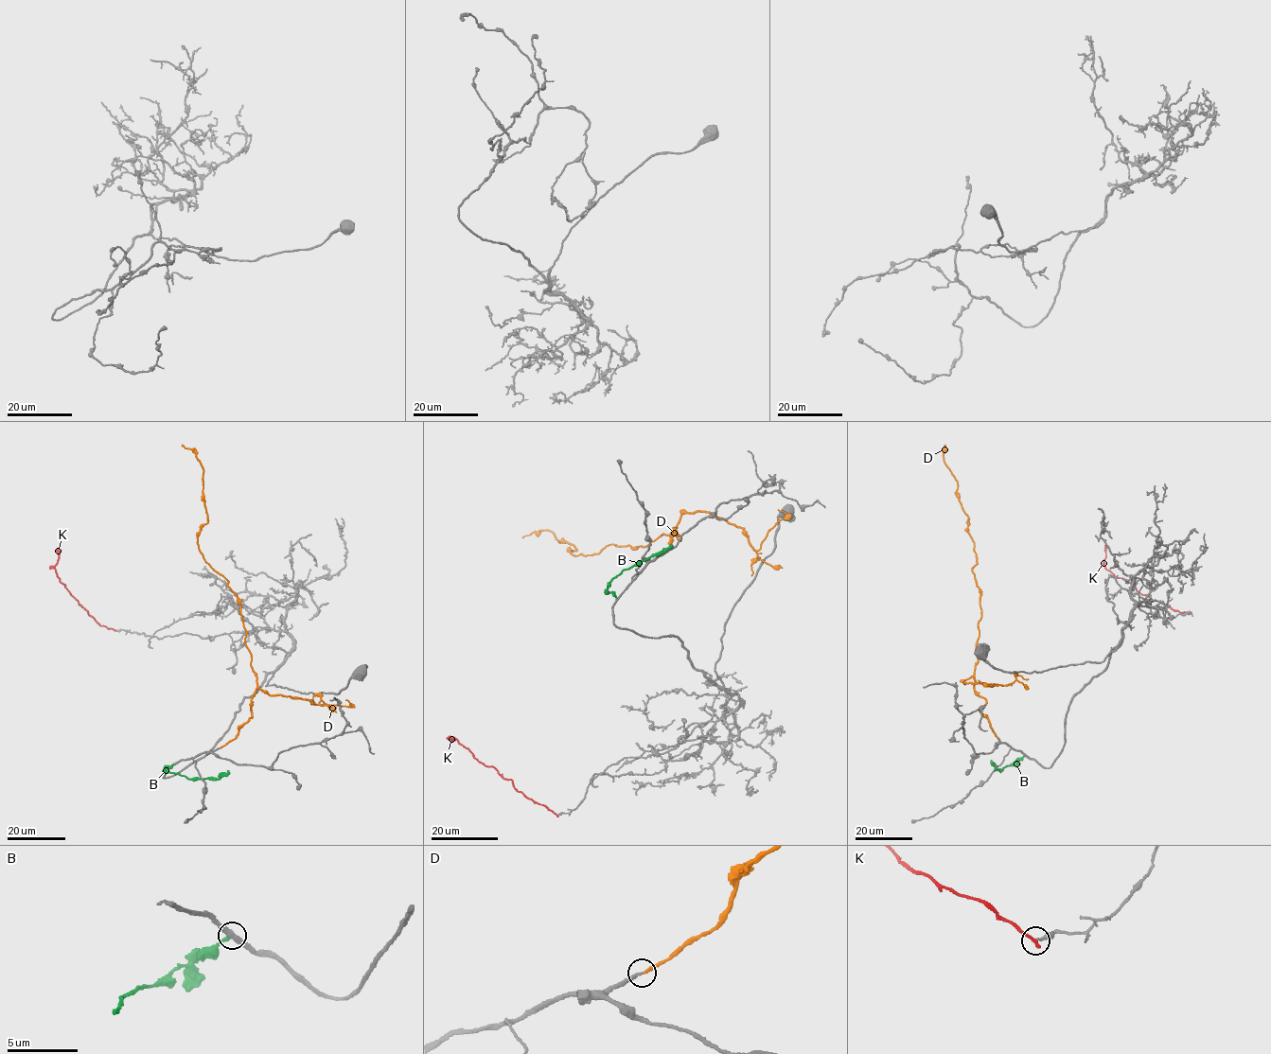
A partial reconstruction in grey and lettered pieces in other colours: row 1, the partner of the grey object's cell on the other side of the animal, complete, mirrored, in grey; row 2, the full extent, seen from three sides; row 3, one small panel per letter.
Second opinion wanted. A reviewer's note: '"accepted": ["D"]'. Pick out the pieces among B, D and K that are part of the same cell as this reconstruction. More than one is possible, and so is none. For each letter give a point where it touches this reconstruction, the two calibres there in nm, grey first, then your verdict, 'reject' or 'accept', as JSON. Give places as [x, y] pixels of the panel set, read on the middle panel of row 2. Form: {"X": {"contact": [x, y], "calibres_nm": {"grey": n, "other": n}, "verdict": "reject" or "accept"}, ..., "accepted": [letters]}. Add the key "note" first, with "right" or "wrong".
{"note": "right", "B": {"contact": [617, 599], "calibres_nm": {"grey": 320, "other": 240}, "verdict": "reject"}, "D": {"contact": [657, 557], "calibres_nm": {"grey": 200, "other": 200}, "verdict": "accept"}, "K": {"contact": [556, 815], "calibres_nm": {"grey": 280, "other": 240}, "verdict": "reject"}, "accepted": ["D"]}

